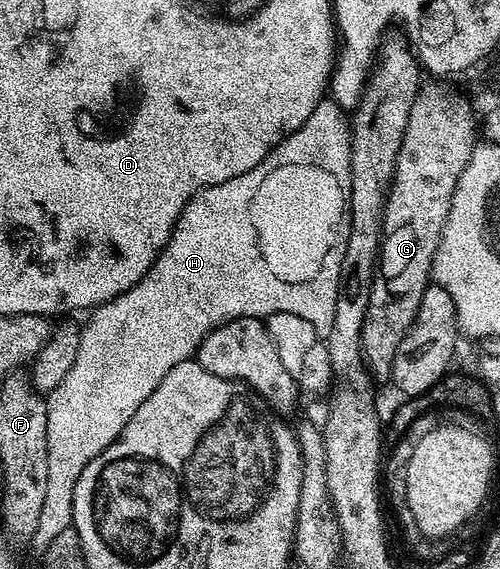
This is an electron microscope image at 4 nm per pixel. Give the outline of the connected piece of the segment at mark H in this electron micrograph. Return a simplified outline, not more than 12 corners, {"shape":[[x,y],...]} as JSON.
{"shape":[[329,97],[204,187],[89,312],[46,399],[42,550],[92,461],[220,325],[332,329],[350,224]]}

